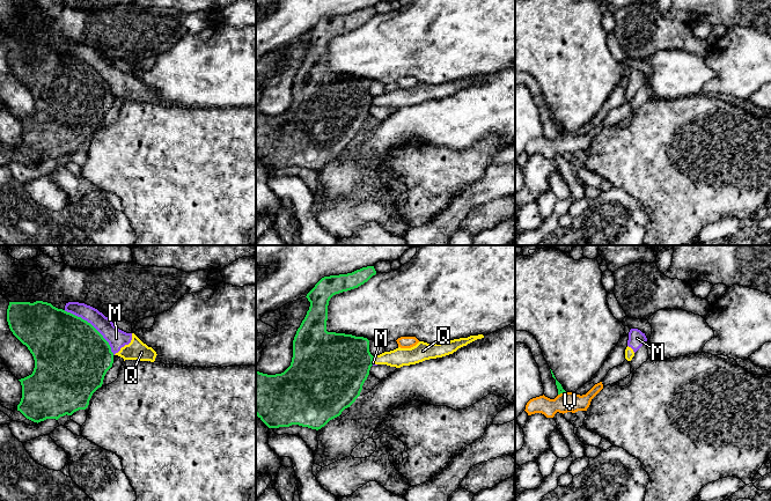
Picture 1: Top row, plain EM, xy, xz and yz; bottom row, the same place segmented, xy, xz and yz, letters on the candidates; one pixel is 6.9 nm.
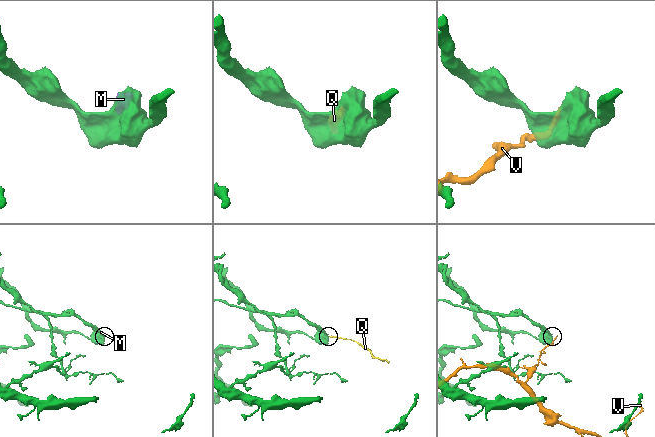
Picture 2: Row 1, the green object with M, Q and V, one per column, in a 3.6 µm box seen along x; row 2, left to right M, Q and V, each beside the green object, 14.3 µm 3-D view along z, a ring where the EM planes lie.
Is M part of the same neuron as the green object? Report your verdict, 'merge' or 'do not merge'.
do not merge

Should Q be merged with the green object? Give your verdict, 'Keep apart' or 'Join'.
Keep apart

